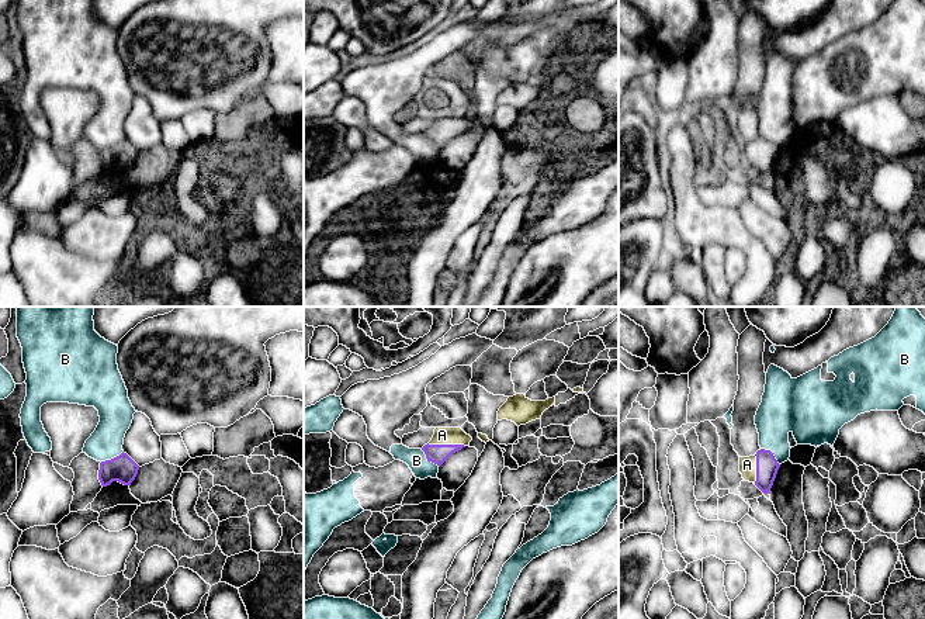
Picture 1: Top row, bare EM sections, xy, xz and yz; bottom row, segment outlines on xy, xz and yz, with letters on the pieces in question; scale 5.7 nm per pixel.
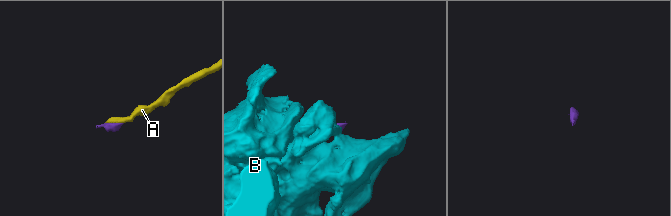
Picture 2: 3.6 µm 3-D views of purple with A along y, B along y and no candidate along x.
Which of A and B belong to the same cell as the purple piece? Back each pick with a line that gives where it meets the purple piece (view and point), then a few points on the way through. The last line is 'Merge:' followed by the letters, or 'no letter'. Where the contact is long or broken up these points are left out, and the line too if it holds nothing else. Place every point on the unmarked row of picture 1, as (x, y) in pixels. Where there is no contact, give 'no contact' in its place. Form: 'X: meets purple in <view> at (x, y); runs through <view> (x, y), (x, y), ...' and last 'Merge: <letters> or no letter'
A: meets purple in xz at (446, 130)
Merge: A

